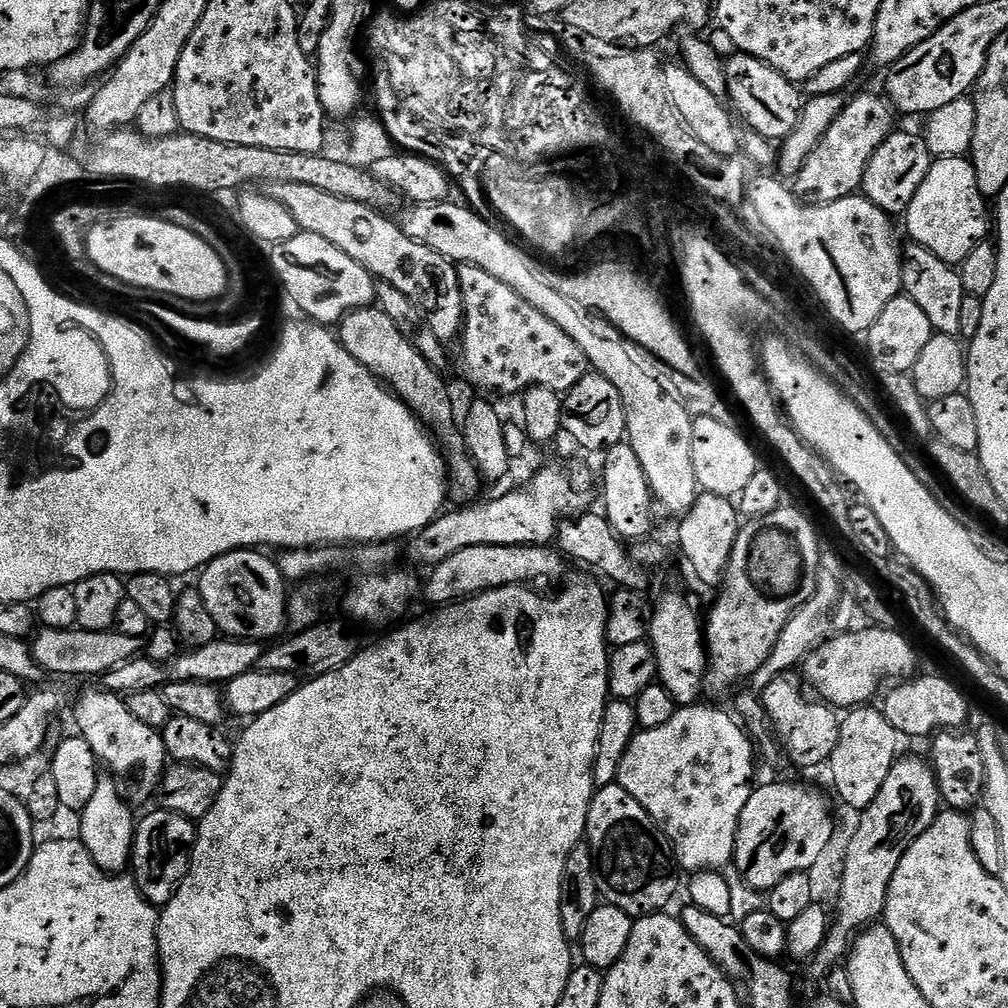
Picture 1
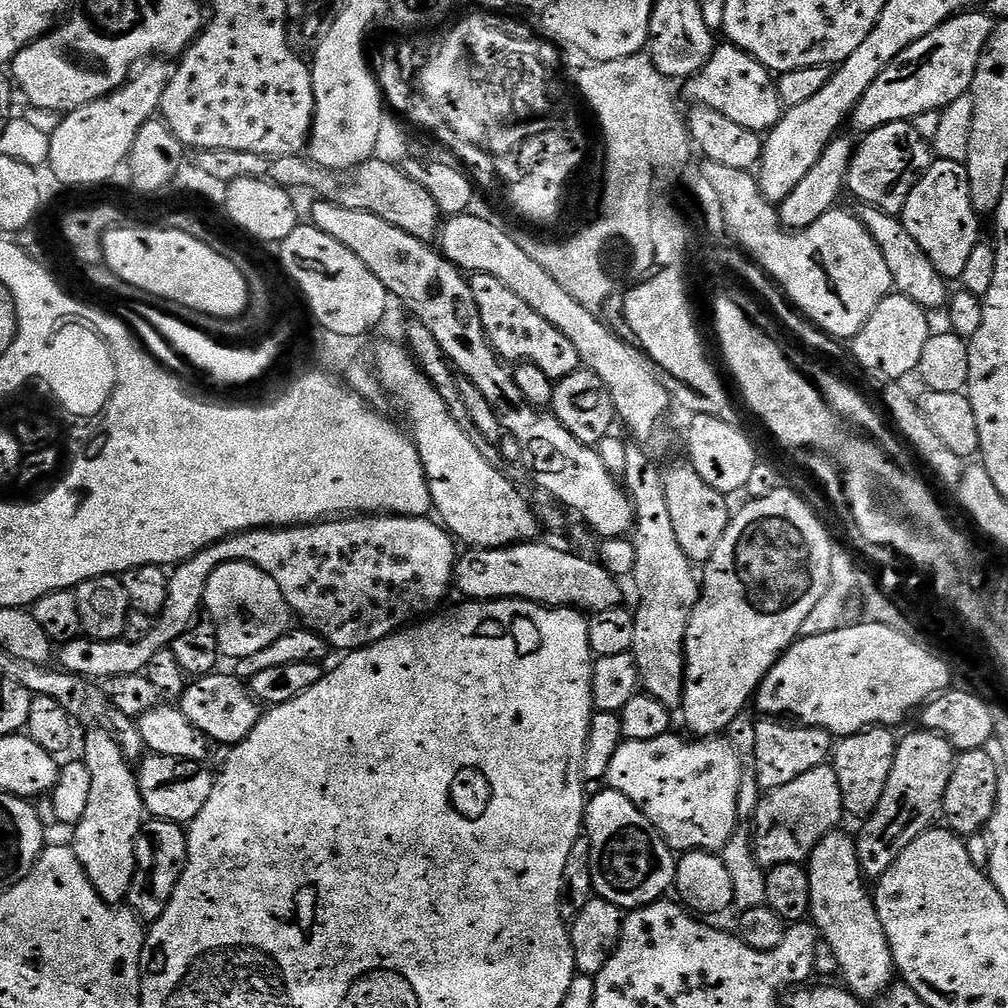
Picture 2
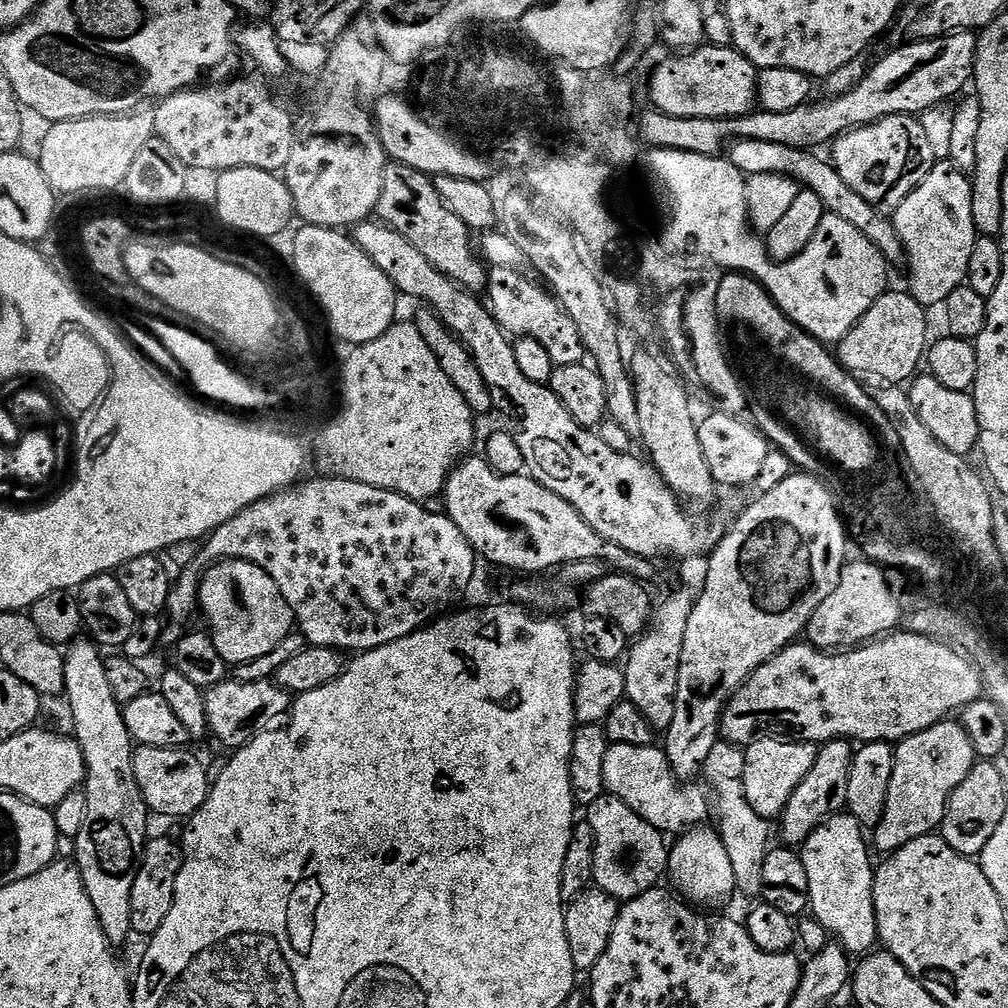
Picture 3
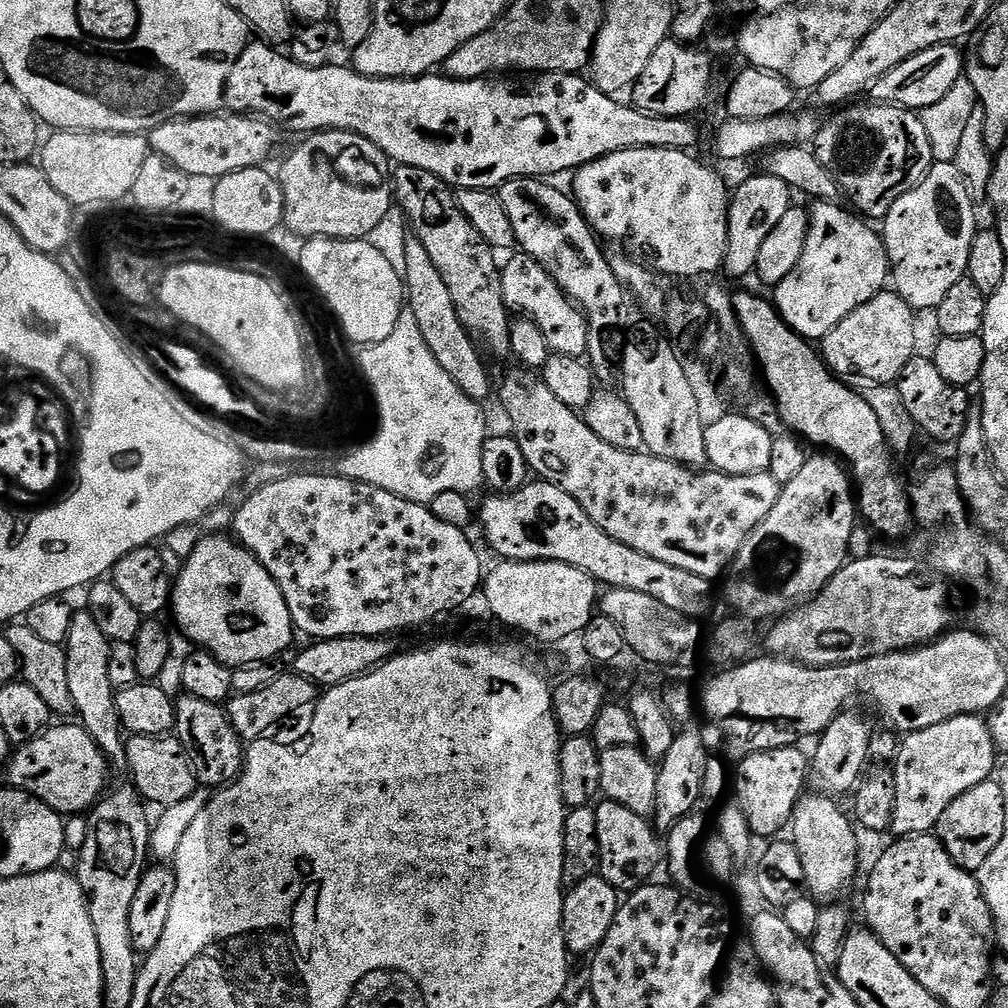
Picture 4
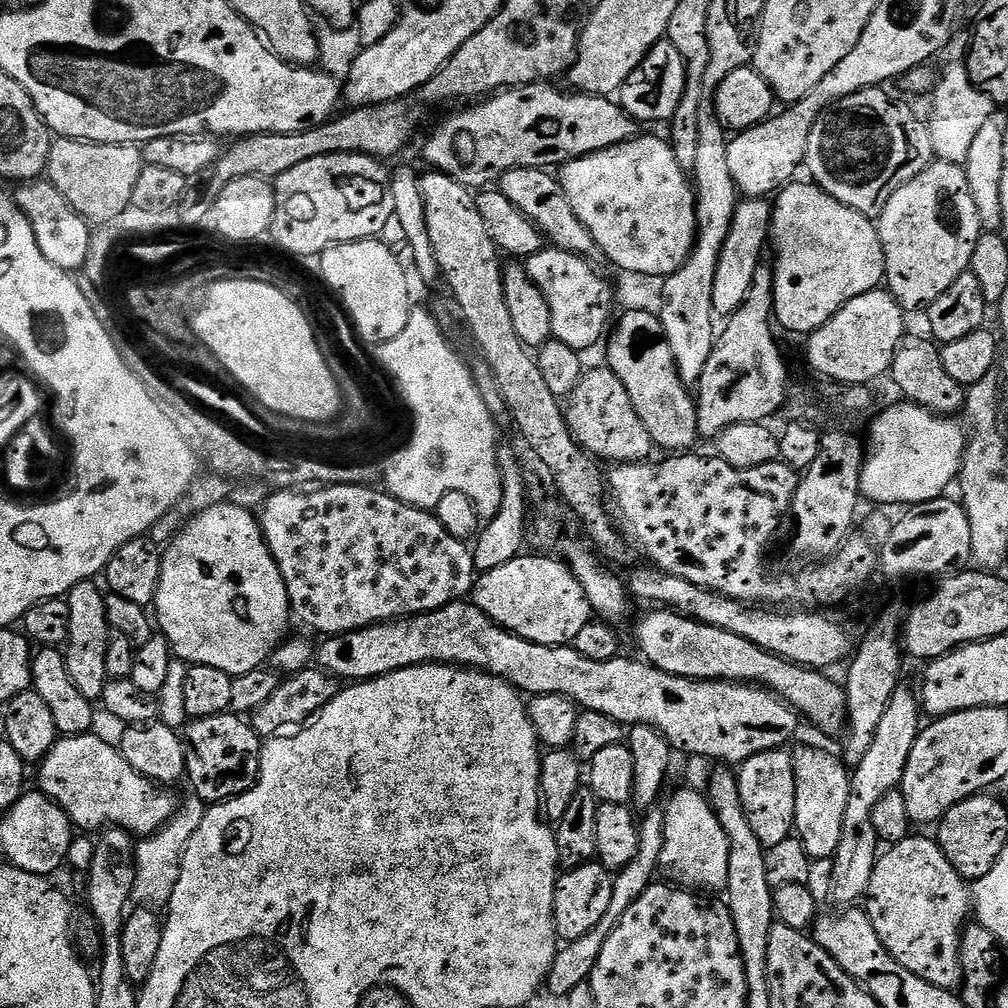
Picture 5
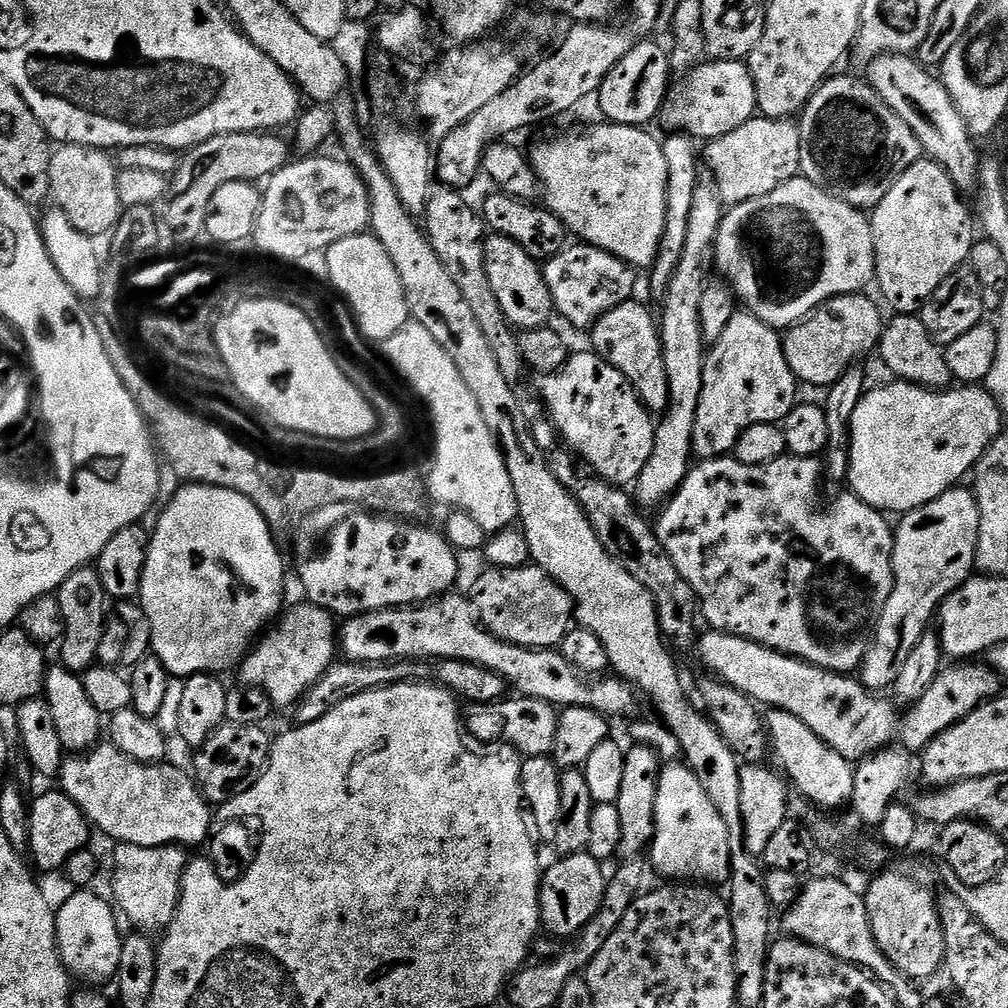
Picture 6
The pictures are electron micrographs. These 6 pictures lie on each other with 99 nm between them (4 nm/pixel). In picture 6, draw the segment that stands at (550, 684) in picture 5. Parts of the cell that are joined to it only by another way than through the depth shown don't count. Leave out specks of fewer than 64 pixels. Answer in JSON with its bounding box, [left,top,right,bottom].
[338,590,637,718]

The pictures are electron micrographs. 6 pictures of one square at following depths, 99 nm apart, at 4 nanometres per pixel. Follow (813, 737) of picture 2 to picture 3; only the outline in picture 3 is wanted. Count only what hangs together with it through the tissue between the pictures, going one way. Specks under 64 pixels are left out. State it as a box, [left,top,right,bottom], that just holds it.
[743,736,817,822]

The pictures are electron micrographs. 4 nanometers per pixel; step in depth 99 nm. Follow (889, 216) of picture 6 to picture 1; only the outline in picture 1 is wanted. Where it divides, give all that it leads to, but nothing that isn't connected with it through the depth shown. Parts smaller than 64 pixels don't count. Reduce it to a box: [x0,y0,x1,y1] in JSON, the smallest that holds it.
[903,156,990,266]

